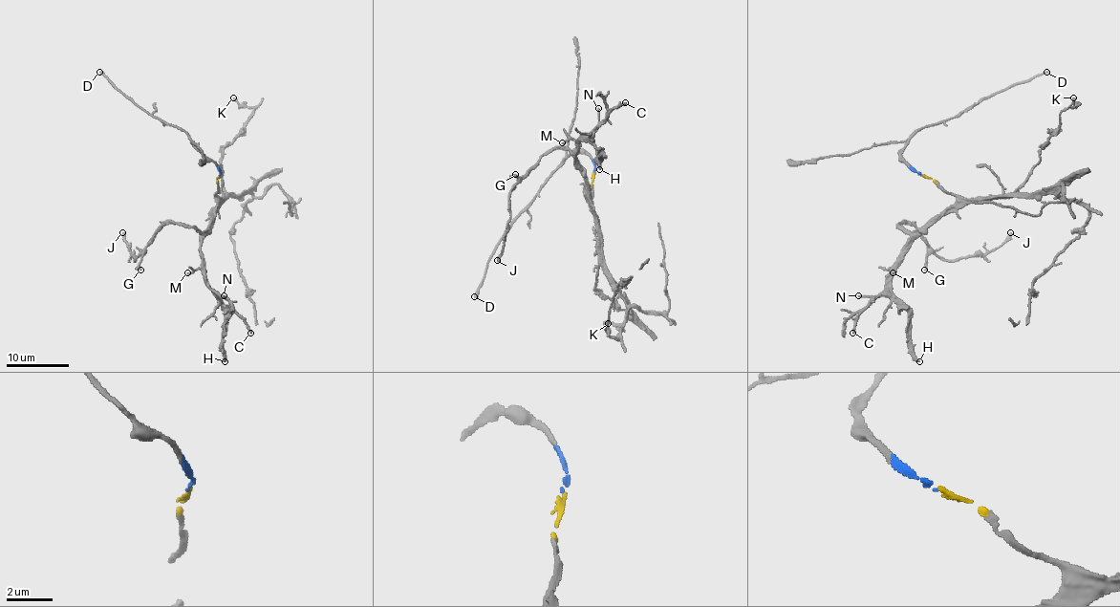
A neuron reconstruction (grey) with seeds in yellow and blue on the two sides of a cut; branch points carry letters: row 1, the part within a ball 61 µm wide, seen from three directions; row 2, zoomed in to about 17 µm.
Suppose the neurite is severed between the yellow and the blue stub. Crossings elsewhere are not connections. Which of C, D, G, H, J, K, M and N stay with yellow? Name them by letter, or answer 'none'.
C, G, H, J, K, M, N

